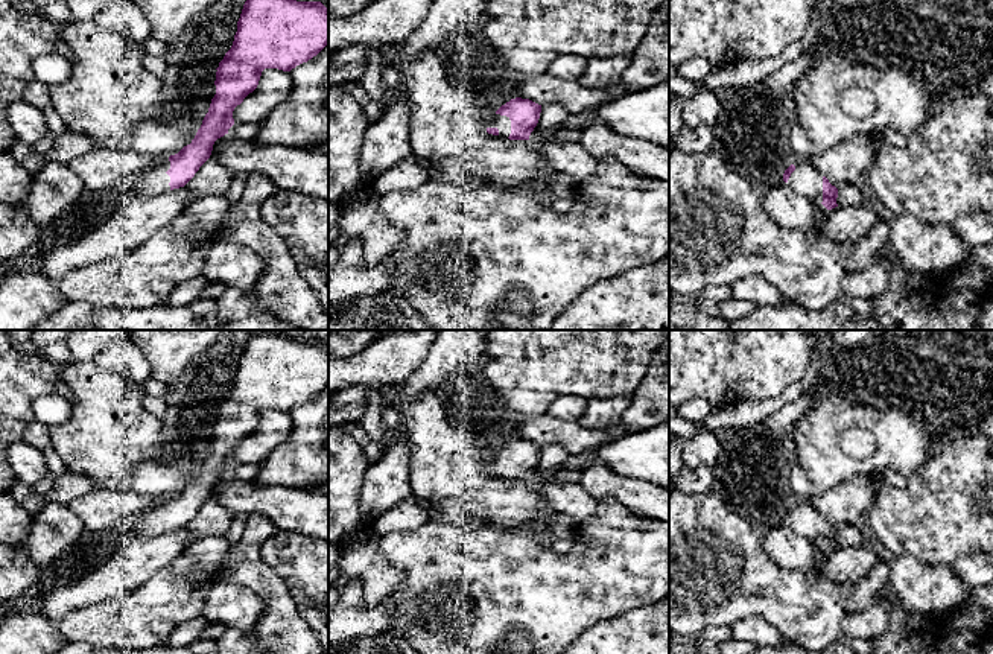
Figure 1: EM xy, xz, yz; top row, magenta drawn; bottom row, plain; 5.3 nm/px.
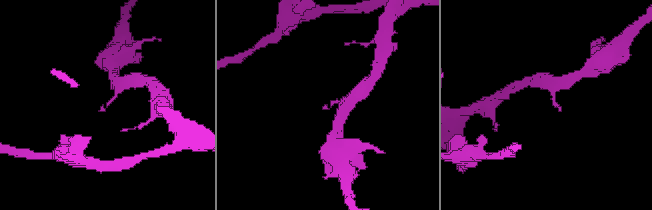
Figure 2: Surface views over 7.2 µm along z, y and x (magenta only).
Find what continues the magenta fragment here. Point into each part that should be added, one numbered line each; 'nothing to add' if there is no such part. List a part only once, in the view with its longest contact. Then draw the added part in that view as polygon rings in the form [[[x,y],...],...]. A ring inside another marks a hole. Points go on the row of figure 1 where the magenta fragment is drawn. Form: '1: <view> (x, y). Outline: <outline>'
1: xz (494, 120). Outline: [[[490,114],[488,116],[488,122],[487,122],[488,128],[497,128],[499,129],[499,137],[502,138],[508,138],[511,134],[511,120],[506,116],[500,116],[500,114]]]

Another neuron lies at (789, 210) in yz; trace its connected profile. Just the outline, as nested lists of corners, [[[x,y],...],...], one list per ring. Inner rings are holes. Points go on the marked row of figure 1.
[[[785,181],[769,184],[762,198],[763,210],[771,219],[786,230],[817,230],[814,201],[795,193]]]

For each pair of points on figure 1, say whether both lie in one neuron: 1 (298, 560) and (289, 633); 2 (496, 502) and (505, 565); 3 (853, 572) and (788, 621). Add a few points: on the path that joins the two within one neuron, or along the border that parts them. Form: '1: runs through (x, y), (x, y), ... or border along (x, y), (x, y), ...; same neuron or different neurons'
1: border along (274, 571), (285, 583), (298, 615), (312, 631); different neurons
2: border along (484, 522), (517, 533); different neurons
3: border along (818, 569), (840, 584), (853, 584); different neurons

